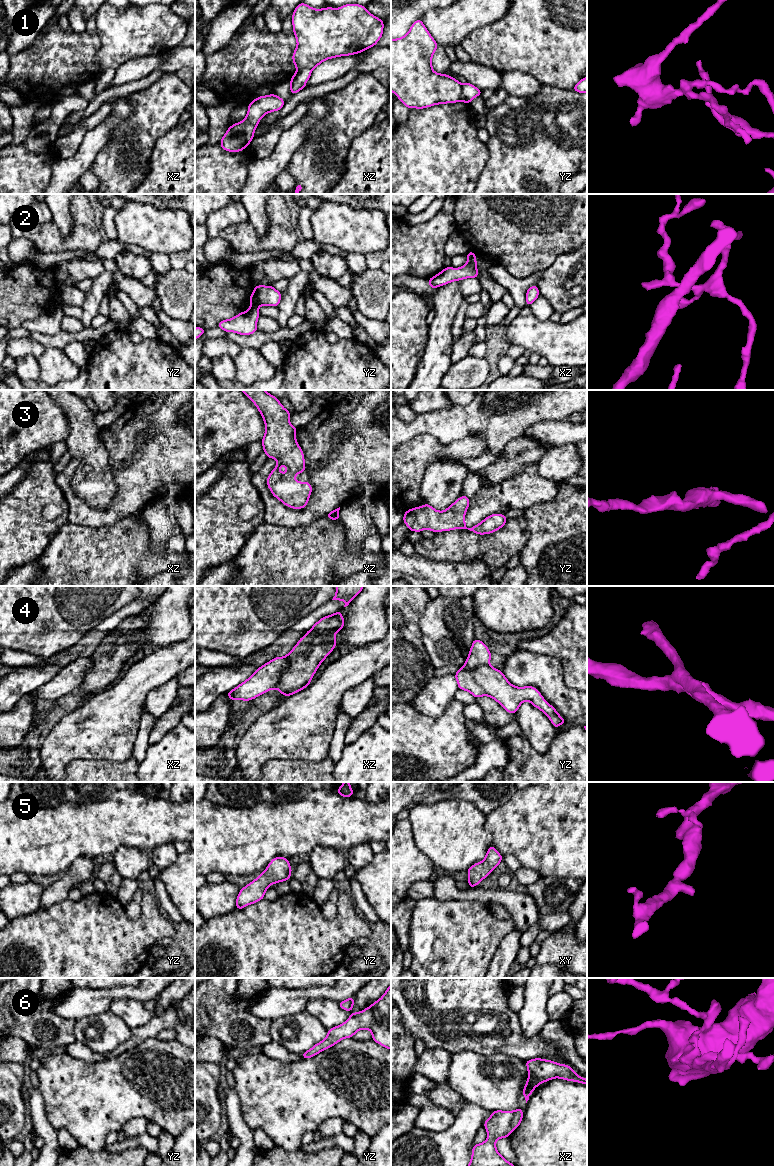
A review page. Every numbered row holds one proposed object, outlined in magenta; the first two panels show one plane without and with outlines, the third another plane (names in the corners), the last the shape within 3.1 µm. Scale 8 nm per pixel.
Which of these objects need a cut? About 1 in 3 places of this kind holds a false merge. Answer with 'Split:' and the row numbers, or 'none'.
Split: 1, 2, 4

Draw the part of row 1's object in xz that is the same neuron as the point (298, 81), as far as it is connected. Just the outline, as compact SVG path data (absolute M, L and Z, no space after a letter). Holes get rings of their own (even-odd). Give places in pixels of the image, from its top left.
M303 68L298 70L290 79L290 94L294 95L299 92L301 89L306 87L306 82L311 76L312 69Z

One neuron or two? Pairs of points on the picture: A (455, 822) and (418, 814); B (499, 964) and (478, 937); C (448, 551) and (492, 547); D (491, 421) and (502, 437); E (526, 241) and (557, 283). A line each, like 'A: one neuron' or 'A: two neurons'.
A: one neuron
B: two neurons
C: one neuron
D: one neuron
E: two neurons

